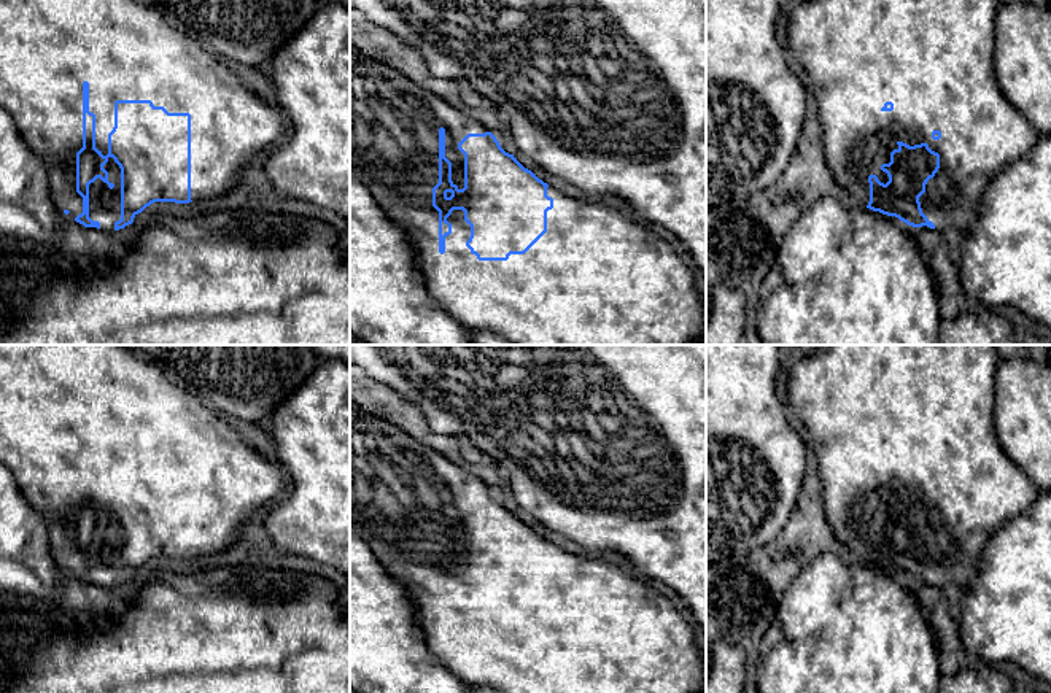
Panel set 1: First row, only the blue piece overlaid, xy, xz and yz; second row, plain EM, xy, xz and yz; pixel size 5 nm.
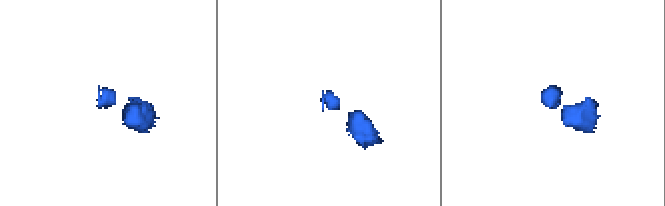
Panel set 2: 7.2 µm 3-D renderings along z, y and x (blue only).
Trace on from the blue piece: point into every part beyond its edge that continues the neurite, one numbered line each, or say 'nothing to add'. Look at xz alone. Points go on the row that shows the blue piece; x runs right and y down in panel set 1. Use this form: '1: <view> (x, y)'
1: xz (595, 277)

